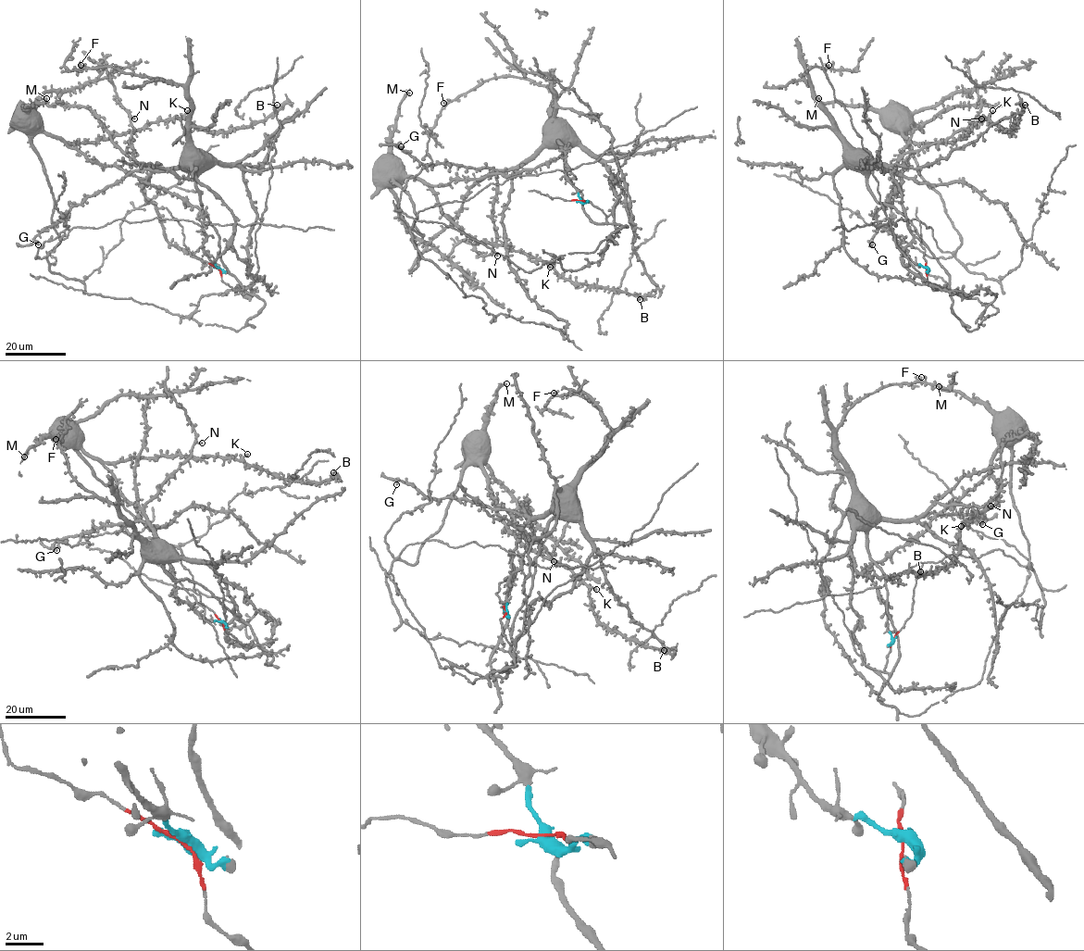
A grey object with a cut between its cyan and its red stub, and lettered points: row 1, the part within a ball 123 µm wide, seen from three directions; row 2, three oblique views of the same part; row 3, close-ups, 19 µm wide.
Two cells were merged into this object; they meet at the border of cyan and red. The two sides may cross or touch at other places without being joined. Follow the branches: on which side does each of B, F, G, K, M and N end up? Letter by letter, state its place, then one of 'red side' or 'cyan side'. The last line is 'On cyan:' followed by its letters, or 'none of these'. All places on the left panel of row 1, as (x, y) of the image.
B: place (277, 105); cyan side
F: place (80, 65); red side
G: place (38, 244); red side
K: place (187, 110); cyan side
M: place (46, 98); cyan side
N: place (134, 118); red side
On cyan: B, K, M

